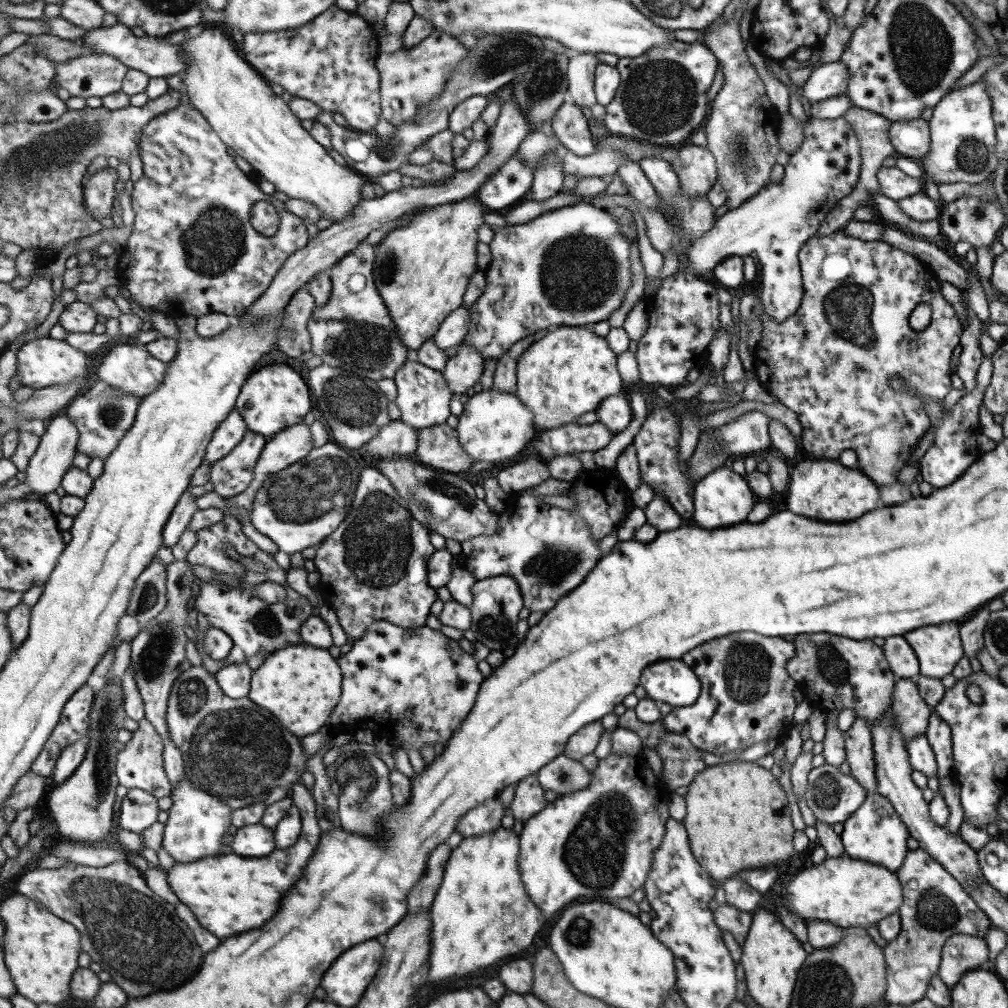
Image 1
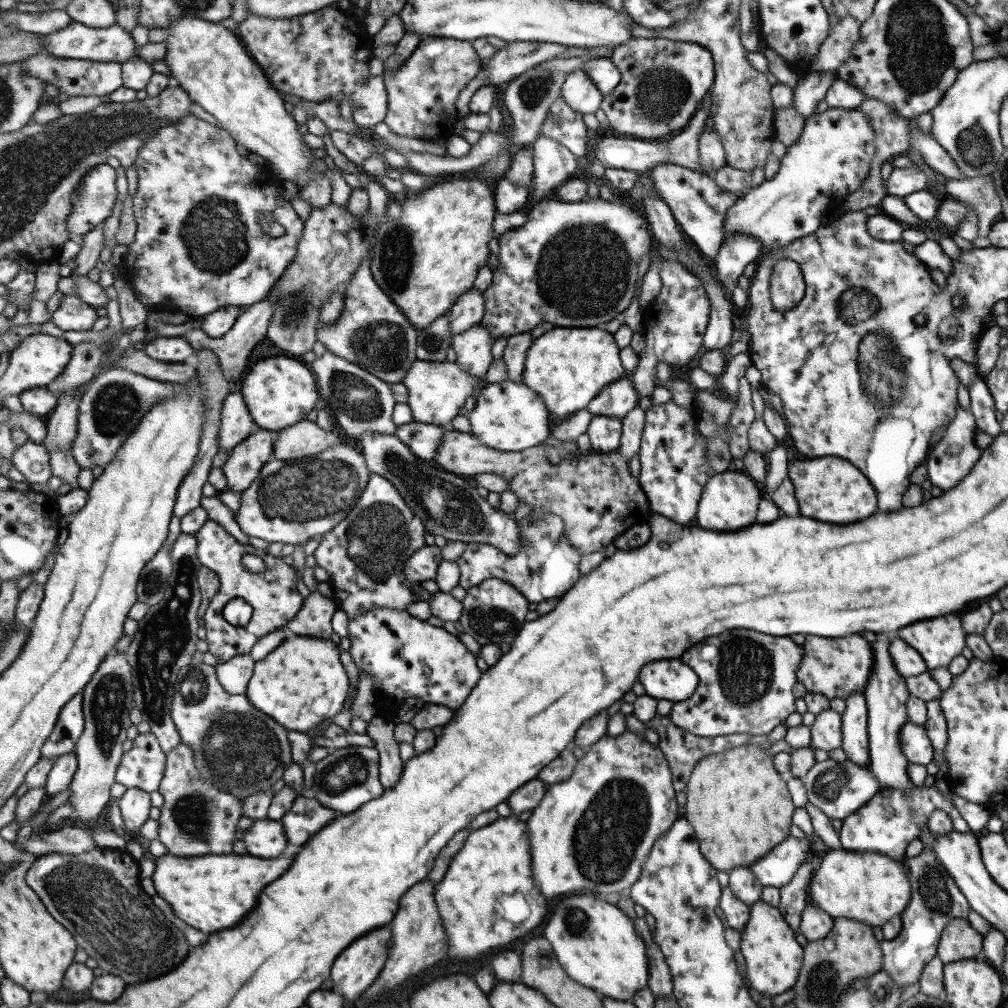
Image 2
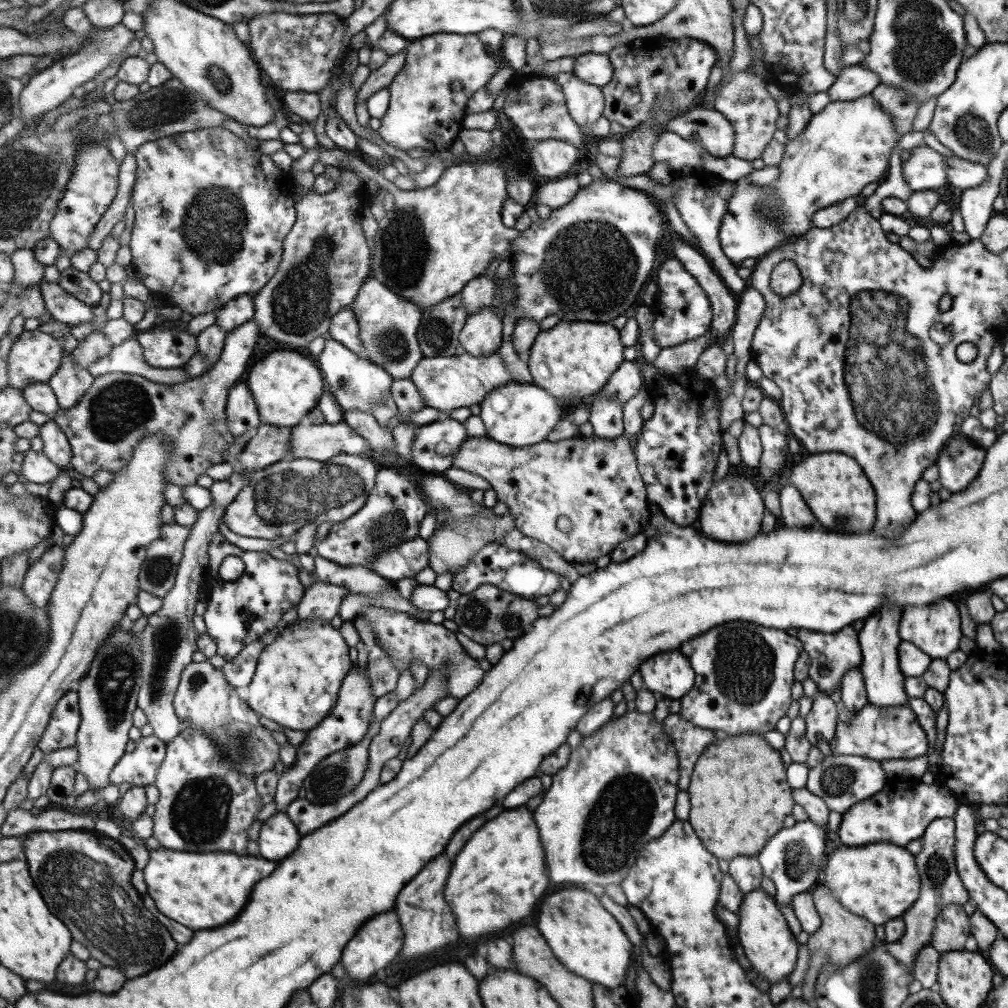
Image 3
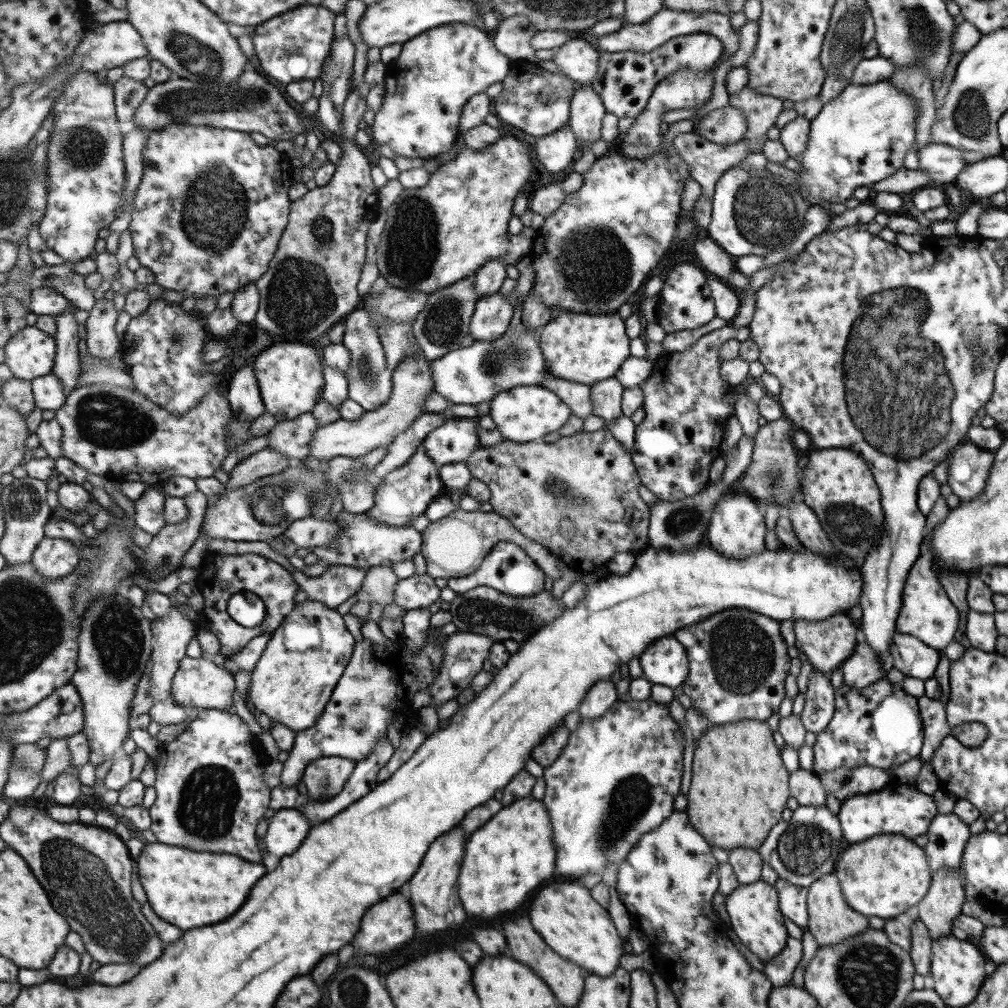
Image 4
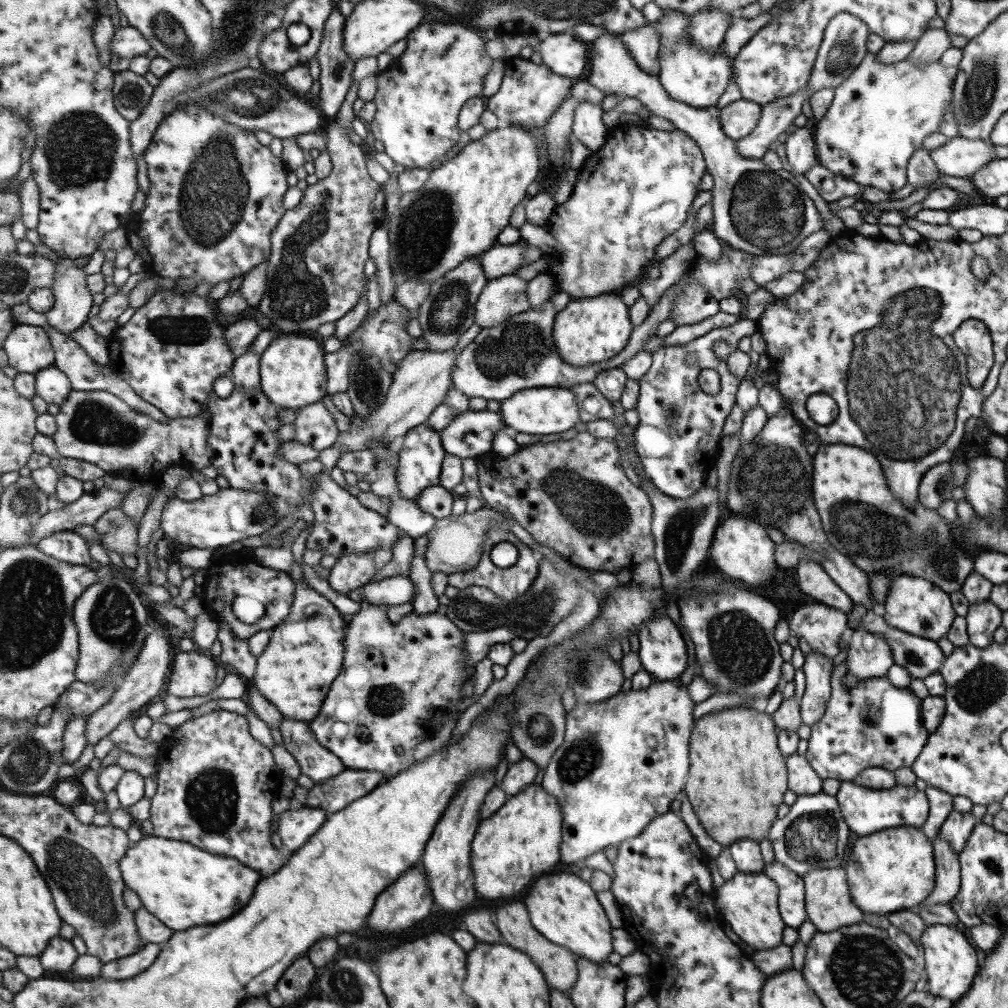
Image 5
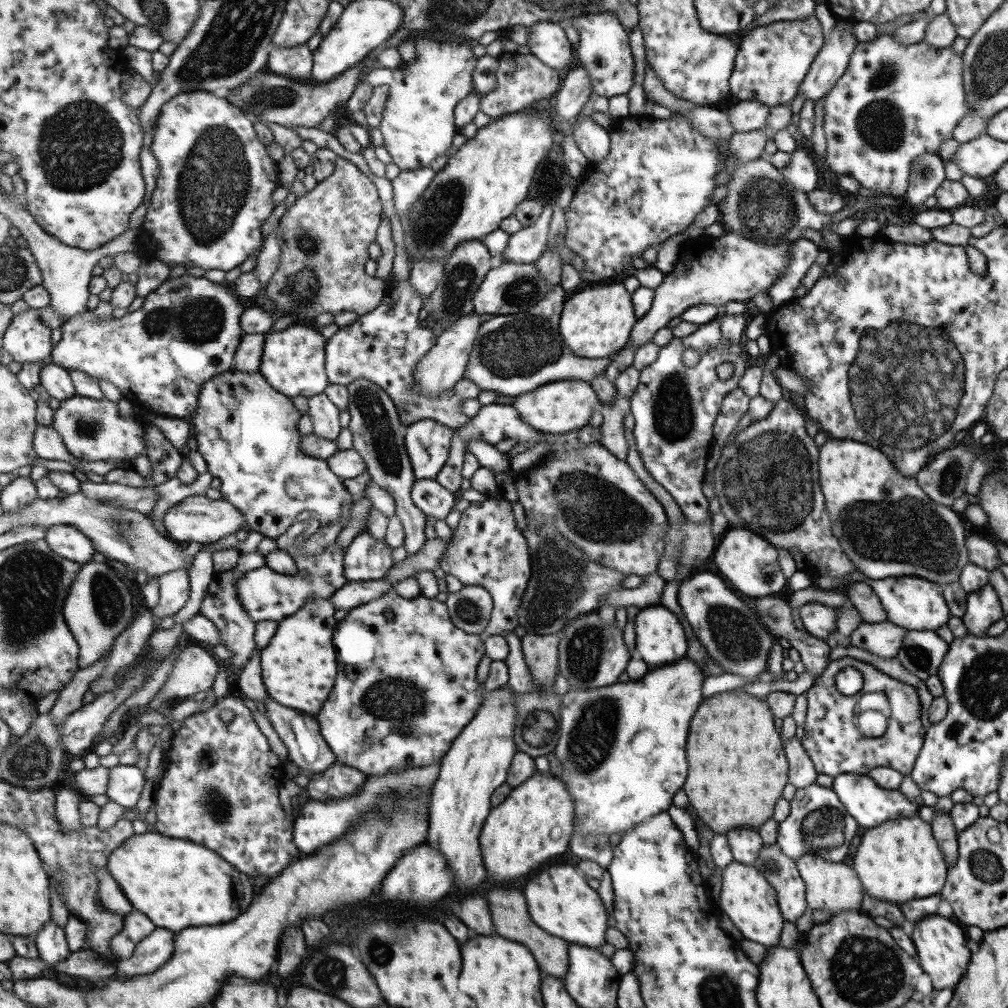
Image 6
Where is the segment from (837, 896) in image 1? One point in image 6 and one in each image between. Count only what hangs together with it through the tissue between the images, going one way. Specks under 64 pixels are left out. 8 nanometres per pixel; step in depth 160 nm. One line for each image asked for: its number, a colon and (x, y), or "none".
2: (865, 886)
3: (878, 882)
4: (881, 876)
5: (891, 870)
6: (899, 860)

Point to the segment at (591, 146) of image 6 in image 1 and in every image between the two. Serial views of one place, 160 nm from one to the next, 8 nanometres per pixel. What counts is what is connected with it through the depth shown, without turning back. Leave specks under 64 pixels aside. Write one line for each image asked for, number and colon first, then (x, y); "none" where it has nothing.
1: (581, 72)
2: (580, 92)
3: (586, 102)
4: (587, 111)
5: (590, 129)

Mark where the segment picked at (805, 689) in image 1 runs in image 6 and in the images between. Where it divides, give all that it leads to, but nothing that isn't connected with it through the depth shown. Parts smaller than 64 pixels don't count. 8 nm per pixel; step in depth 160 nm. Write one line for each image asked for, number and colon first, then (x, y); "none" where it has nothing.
2: (835, 667)
3: (831, 655)
4: (826, 643)
5: (820, 626)
6: (818, 620)

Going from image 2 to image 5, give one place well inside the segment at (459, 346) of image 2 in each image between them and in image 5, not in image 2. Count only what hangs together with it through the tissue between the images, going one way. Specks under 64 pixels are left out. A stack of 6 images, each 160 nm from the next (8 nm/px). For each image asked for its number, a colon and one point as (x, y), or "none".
3: (483, 334)
4: (494, 314)
5: (506, 296)

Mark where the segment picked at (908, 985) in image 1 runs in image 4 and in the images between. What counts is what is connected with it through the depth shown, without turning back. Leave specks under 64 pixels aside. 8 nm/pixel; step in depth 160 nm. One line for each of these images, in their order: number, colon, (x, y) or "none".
2: (935, 899)
3: (940, 884)
4: (946, 835)

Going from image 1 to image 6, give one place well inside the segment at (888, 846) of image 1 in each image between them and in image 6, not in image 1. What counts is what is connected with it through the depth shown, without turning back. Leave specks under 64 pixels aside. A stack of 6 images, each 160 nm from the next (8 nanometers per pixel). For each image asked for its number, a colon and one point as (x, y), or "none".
2: (890, 820)
3: (900, 812)
4: (899, 809)
5: (865, 810)
6: (870, 805)

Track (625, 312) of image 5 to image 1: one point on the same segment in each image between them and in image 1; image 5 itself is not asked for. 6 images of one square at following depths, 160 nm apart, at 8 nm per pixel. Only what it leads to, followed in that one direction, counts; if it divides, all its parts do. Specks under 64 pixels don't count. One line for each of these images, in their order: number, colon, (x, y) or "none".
1: (569, 373)
2: (568, 367)
3: (573, 359)
4: (586, 348)

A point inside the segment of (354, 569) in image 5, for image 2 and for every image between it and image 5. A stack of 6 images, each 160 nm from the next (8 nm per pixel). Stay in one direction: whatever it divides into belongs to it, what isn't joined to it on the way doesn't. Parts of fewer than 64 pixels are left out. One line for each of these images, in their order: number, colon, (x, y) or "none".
2: (314, 619)
3: (322, 601)
4: (336, 584)

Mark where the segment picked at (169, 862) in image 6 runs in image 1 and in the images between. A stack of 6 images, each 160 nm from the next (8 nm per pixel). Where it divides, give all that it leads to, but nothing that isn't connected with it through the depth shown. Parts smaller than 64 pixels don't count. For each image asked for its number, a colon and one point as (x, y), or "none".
1: (230, 894)
2: (212, 893)
3: (201, 891)
4: (197, 888)
5: (184, 886)

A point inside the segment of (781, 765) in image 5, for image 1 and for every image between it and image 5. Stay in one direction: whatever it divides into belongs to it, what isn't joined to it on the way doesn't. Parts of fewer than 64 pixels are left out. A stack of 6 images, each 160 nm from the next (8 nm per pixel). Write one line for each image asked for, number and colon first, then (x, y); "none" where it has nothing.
1: (738, 817)
2: (740, 805)
3: (740, 796)
4: (739, 788)

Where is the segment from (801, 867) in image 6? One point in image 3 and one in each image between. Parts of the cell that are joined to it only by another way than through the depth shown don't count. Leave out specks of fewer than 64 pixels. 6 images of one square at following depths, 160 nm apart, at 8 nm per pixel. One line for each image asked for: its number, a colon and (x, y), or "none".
3: (842, 936)
4: (830, 920)
5: (827, 901)

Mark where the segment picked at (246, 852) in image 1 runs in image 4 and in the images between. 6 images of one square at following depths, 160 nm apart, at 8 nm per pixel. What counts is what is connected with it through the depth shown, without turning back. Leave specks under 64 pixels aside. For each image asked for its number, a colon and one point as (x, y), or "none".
2: (267, 838)
3: (279, 837)
4: (288, 829)

